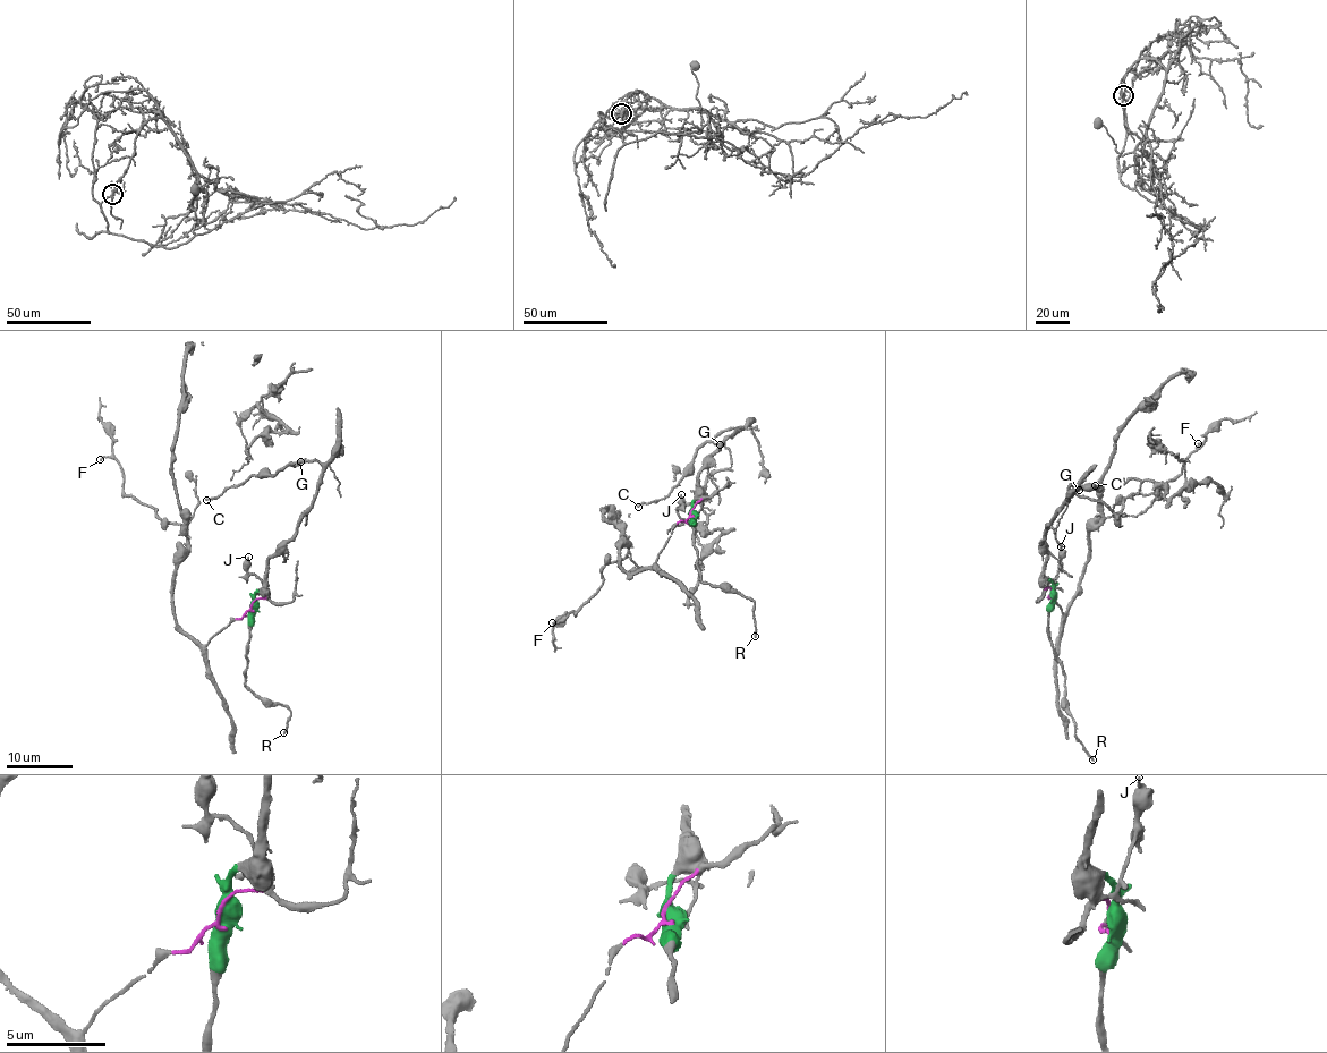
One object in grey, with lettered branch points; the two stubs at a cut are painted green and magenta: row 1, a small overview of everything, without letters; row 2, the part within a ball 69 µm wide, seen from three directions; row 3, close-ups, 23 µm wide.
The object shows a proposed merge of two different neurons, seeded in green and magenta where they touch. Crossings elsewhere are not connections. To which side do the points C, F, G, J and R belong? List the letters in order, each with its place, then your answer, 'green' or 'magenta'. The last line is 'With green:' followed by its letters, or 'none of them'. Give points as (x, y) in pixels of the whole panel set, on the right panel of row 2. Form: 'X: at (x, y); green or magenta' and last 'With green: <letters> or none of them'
C: at (1095, 485); green
F: at (1198, 443); magenta
G: at (1079, 490); green
J: at (1061, 546); magenta
R: at (1092, 759); green
With green: C, G, R

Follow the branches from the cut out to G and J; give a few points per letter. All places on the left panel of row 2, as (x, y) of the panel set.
G: (253, 606), (268, 558), (292, 536), (316, 487), (323, 468), (315, 459), (296, 466), (300, 461)
J: (251, 606), (266, 594), (254, 575), (248, 572), (247, 555)

